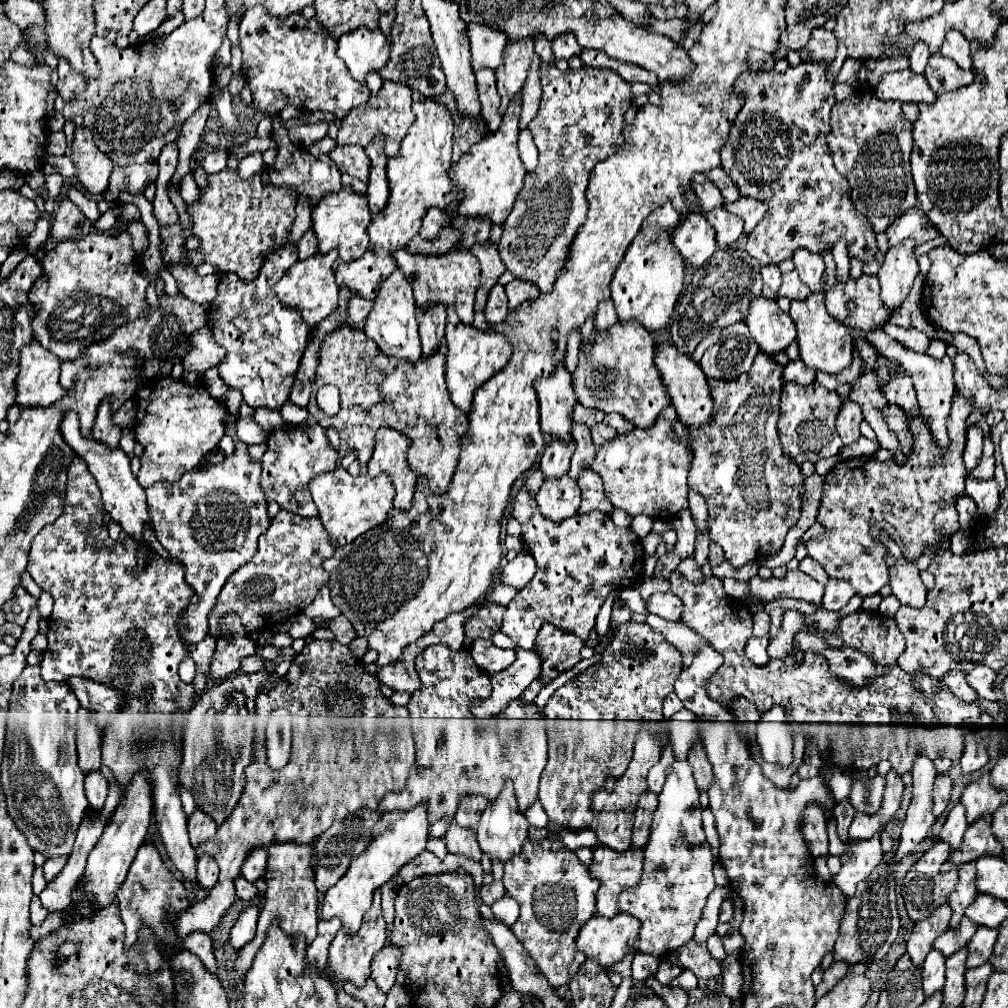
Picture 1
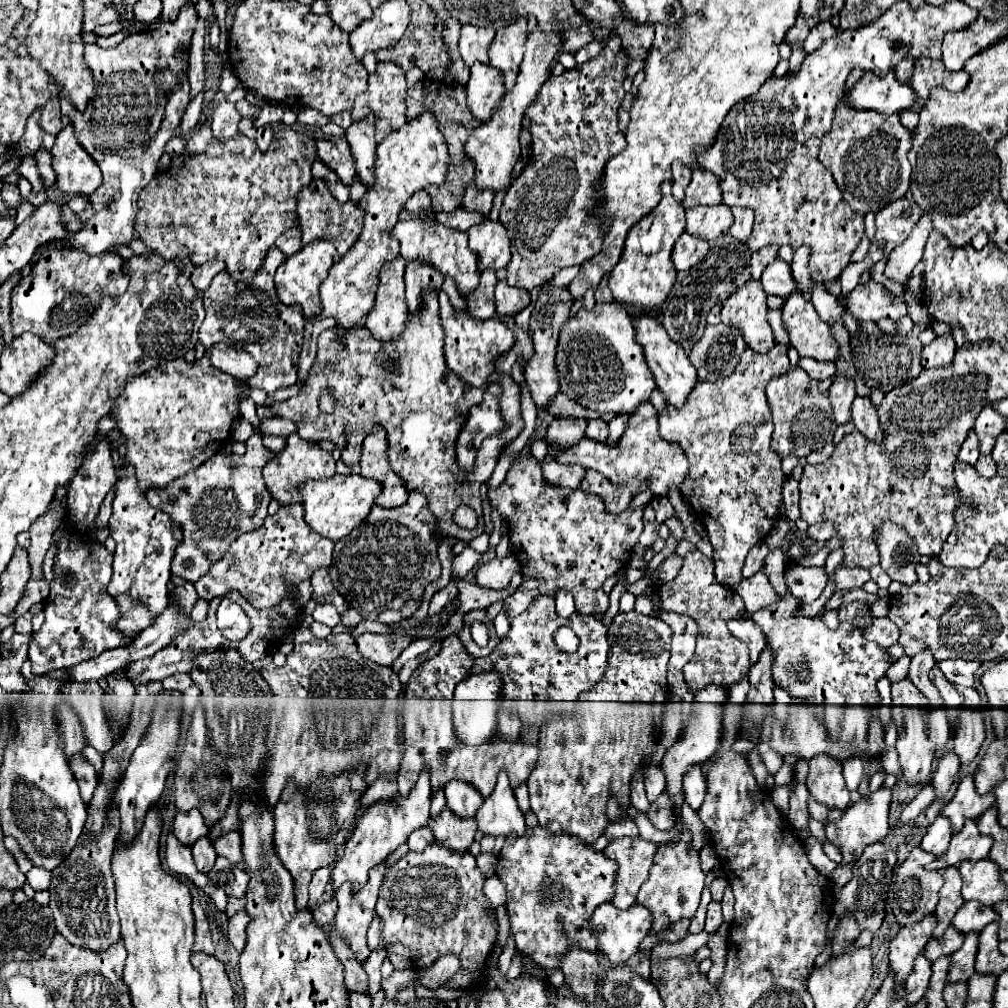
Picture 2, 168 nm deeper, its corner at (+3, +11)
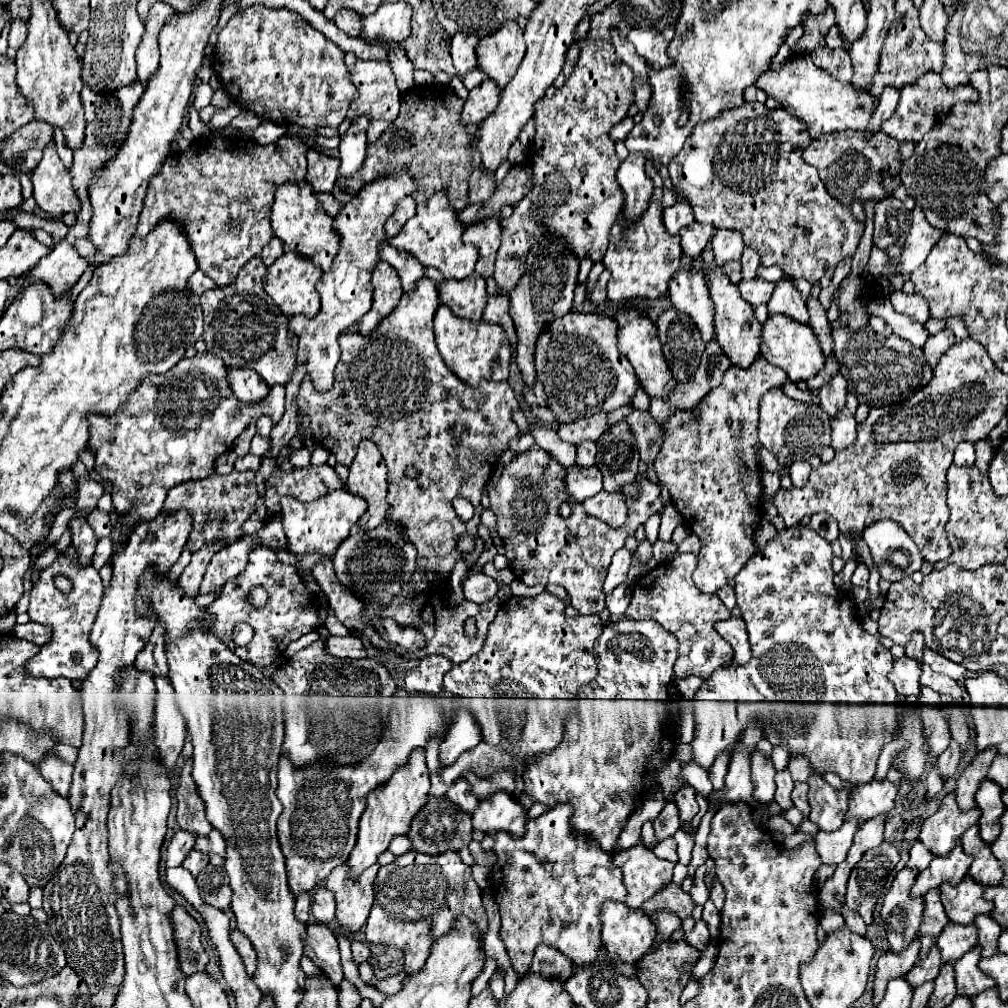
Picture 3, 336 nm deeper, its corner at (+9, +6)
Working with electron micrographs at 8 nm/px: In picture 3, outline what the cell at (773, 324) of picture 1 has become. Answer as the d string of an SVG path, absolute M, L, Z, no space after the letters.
M696 258L692 264L692 270L704 274L706 286L710 290L710 298L712 298L714 308L716 308L716 316L714 316L716 340L718 340L722 352L728 356L732 366L750 368L750 364L760 354L760 328L762 328L762 324L754 318L752 306L740 296L740 292L736 292L736 286L732 282L728 282L728 276L724 274L722 268L718 268L718 266L712 268L712 266L704 264L700 258Z

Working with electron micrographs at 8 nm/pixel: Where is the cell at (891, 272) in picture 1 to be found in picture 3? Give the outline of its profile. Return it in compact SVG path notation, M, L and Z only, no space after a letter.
M914 208L912 214L914 214L914 220L912 220L912 228L906 238L906 246L902 250L902 262L900 262L900 268L904 272L914 272L918 266L922 266L926 262L930 250L934 248L934 244L944 234L944 230L928 224L928 220L920 208Z

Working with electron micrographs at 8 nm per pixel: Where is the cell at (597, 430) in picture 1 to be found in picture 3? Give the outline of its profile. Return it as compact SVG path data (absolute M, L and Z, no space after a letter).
M592 440L576 444L576 466L580 468L594 466L594 456L596 456L596 444Z

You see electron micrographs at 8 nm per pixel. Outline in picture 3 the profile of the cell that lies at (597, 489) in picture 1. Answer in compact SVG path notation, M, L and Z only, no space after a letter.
M602 490L596 496L584 500L582 506L590 516L610 524L610 528L620 528L626 520L626 514L628 514L628 510L624 508L622 496L616 494L616 492L608 494L608 492Z

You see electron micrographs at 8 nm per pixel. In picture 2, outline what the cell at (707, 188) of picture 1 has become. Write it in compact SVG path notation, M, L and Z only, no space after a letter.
M674 163L672 173L674 173L674 187L672 187L674 199L676 199L678 203L682 203L682 197L684 197L684 193L686 193L688 183L690 183L692 169L690 169L690 167L682 167L682 163Z

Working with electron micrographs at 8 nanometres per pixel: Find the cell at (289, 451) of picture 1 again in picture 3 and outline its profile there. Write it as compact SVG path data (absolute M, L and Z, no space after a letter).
M328 464L294 468L292 472L272 472L266 488L266 508L270 514L280 510L280 498L292 496L300 502L312 502L320 496L326 496L332 490L344 488L344 482L336 476L334 468Z

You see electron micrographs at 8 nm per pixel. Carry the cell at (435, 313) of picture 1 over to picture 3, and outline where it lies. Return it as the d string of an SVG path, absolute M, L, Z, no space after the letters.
M388 242L380 244L380 260L388 262L400 276L404 292L412 290L412 284L424 276L424 266L414 258L408 256L408 252L392 248Z

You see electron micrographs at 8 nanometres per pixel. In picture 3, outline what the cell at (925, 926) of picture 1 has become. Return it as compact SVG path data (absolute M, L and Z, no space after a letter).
M914 940L904 952L900 954L884 954L878 958L878 968L876 968L876 974L874 974L874 996L872 996L872 1006L876 1006L882 996L884 996L884 988L890 980L894 978L900 978L900 976L906 976L912 966L916 964L918 960L918 952L920 952L920 940Z

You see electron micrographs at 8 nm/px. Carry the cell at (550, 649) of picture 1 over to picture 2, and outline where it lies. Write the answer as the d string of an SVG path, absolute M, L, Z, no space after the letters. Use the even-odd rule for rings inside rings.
M536 599L522 615L510 619L510 631L502 637L500 645L482 659L474 661L474 673L498 671L504 679L502 697L522 699L522 701L502 701L504 705L518 711L524 725L542 725L542 719L554 715L554 711L568 711L576 701L578 693L588 691L598 679L602 679L608 655L606 627L596 617L572 615L568 619L560 617L554 609L554 599ZM574 623L574 633L580 639L578 655L564 655L552 641L552 633L560 625Z

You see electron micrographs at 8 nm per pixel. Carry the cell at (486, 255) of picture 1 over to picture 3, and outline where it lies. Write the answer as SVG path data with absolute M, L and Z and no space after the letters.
M492 216L492 218L486 218L486 220L480 220L480 222L466 226L462 240L468 244L476 244L480 248L476 274L490 278L492 268L494 268L494 260L496 260L496 252L498 252L500 242L502 242L500 218Z

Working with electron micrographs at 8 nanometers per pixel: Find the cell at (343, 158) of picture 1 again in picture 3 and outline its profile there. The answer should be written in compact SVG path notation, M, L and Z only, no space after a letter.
M308 150L308 172L306 182L312 184L314 192L332 192L338 178L338 160L316 150Z

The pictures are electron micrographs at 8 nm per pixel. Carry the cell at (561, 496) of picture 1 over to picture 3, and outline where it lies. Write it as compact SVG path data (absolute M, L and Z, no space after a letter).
M568 468L568 474L566 474L566 490L568 494L578 500L578 502L584 502L586 498L598 494L602 490L602 476L600 476L600 470L598 468Z

